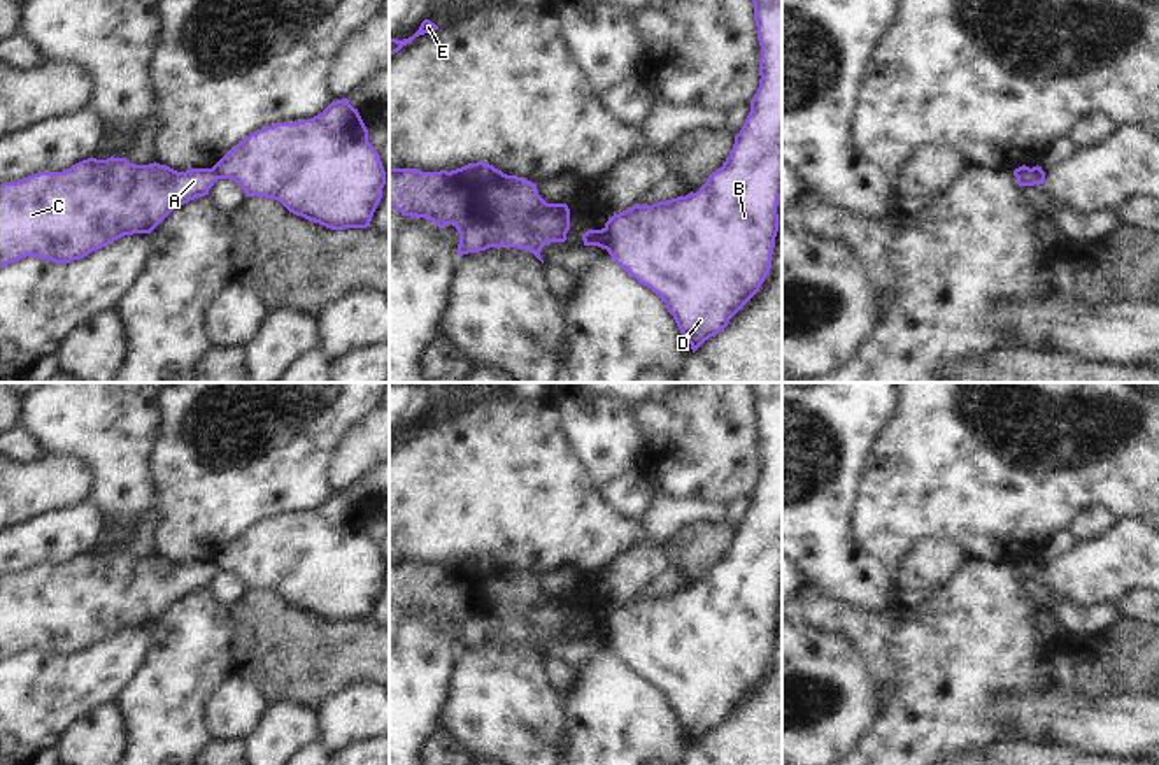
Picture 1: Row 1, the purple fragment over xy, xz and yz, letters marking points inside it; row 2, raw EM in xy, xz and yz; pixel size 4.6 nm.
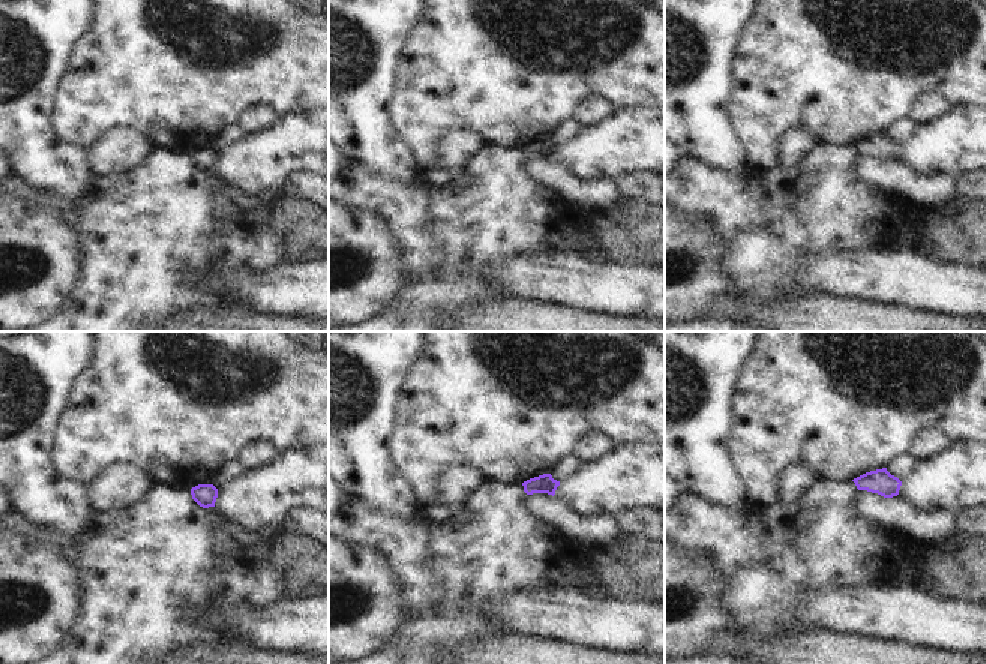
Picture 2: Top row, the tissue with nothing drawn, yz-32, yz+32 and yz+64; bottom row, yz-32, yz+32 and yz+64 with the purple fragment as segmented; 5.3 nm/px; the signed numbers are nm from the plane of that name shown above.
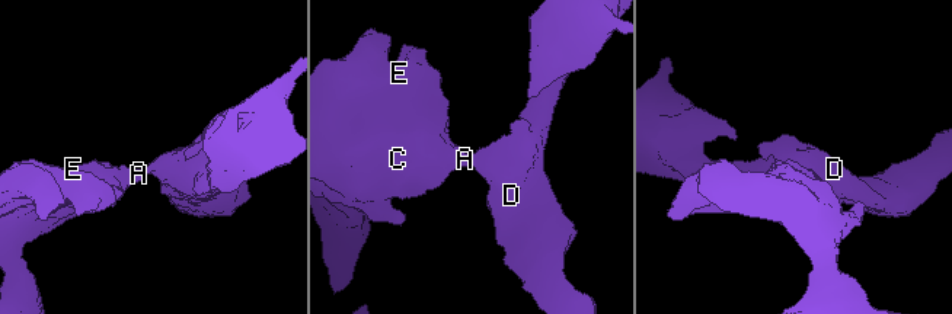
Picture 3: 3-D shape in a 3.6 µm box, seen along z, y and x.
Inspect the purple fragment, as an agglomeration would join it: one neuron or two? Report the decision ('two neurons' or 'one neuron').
two neurons

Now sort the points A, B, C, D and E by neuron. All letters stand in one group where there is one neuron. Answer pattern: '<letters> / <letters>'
A C E / B D

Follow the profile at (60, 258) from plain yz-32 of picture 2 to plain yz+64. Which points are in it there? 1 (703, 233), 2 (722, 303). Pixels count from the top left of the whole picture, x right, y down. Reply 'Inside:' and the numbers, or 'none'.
Inside: 1

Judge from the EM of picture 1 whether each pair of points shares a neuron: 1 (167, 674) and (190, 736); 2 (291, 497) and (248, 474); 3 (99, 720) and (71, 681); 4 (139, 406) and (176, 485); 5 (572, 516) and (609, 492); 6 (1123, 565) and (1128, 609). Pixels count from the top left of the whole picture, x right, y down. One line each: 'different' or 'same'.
1: same
2: same
3: different
4: different
5: different
6: different

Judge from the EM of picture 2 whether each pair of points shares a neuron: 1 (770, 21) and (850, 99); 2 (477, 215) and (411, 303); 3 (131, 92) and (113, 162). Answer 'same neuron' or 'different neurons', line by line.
1: same neuron
2: same neuron
3: different neurons

